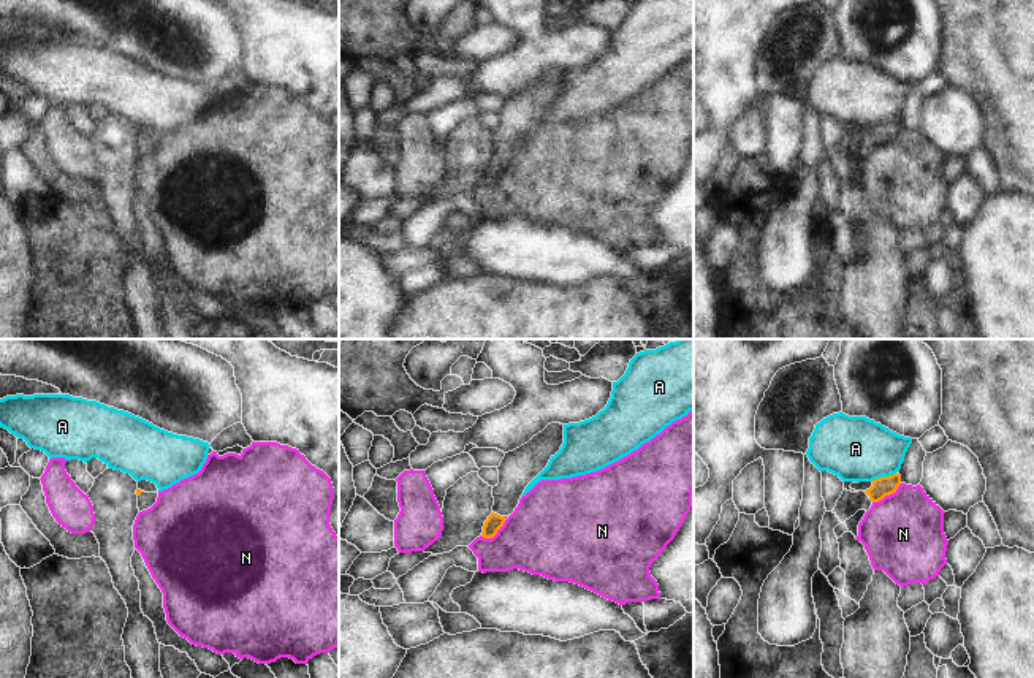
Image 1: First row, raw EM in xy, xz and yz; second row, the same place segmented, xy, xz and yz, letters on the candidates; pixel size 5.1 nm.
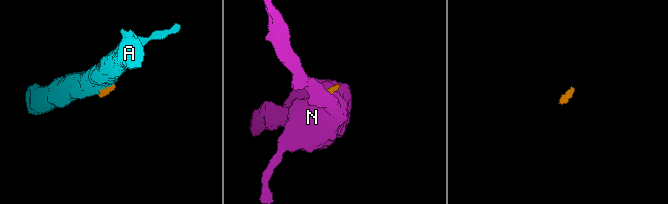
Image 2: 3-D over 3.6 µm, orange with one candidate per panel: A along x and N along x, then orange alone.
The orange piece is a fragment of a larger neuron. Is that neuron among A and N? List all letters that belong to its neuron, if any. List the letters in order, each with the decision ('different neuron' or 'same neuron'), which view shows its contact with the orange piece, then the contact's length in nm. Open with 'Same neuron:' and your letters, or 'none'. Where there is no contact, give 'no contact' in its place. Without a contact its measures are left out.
Same neuron: none
A: different neuron; meets orange in yz; contact 130 nm long
N: different neuron; meets orange in yz; contact 180 nm long

